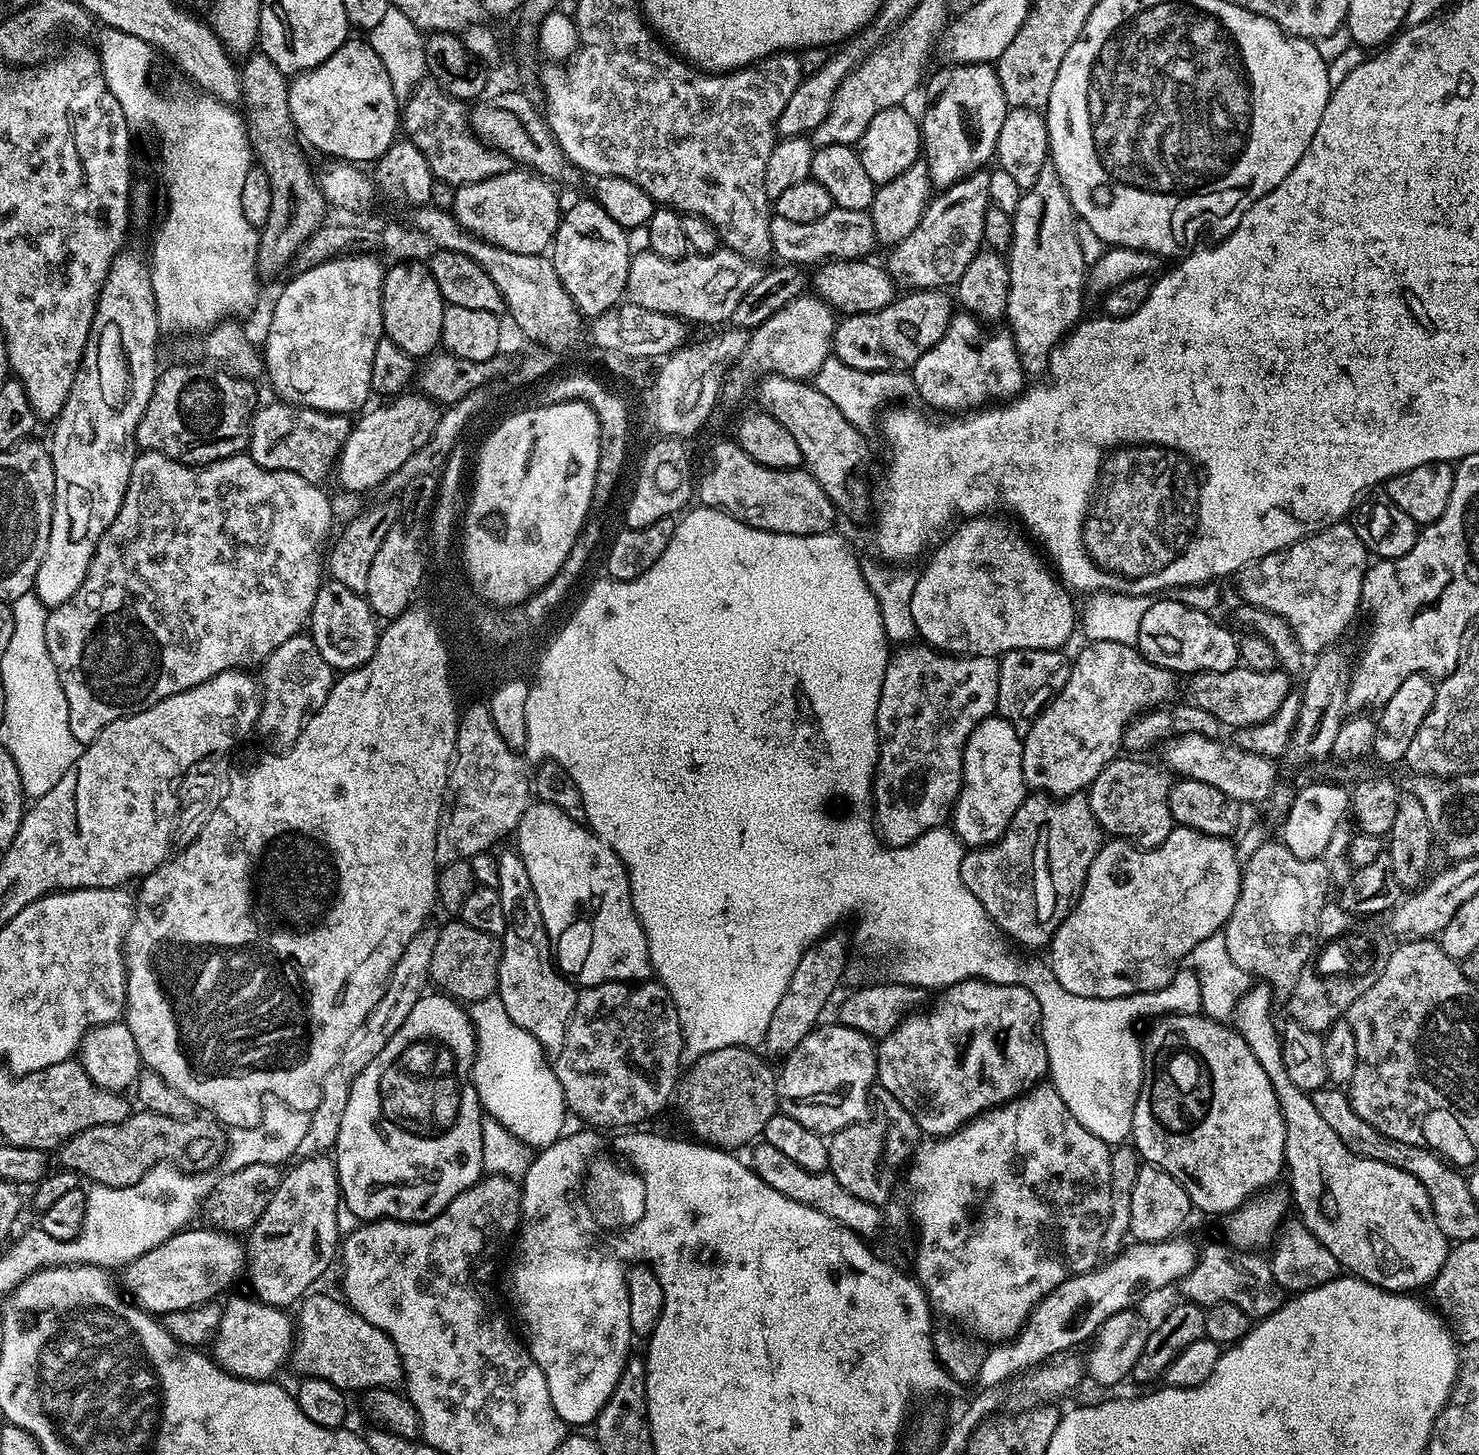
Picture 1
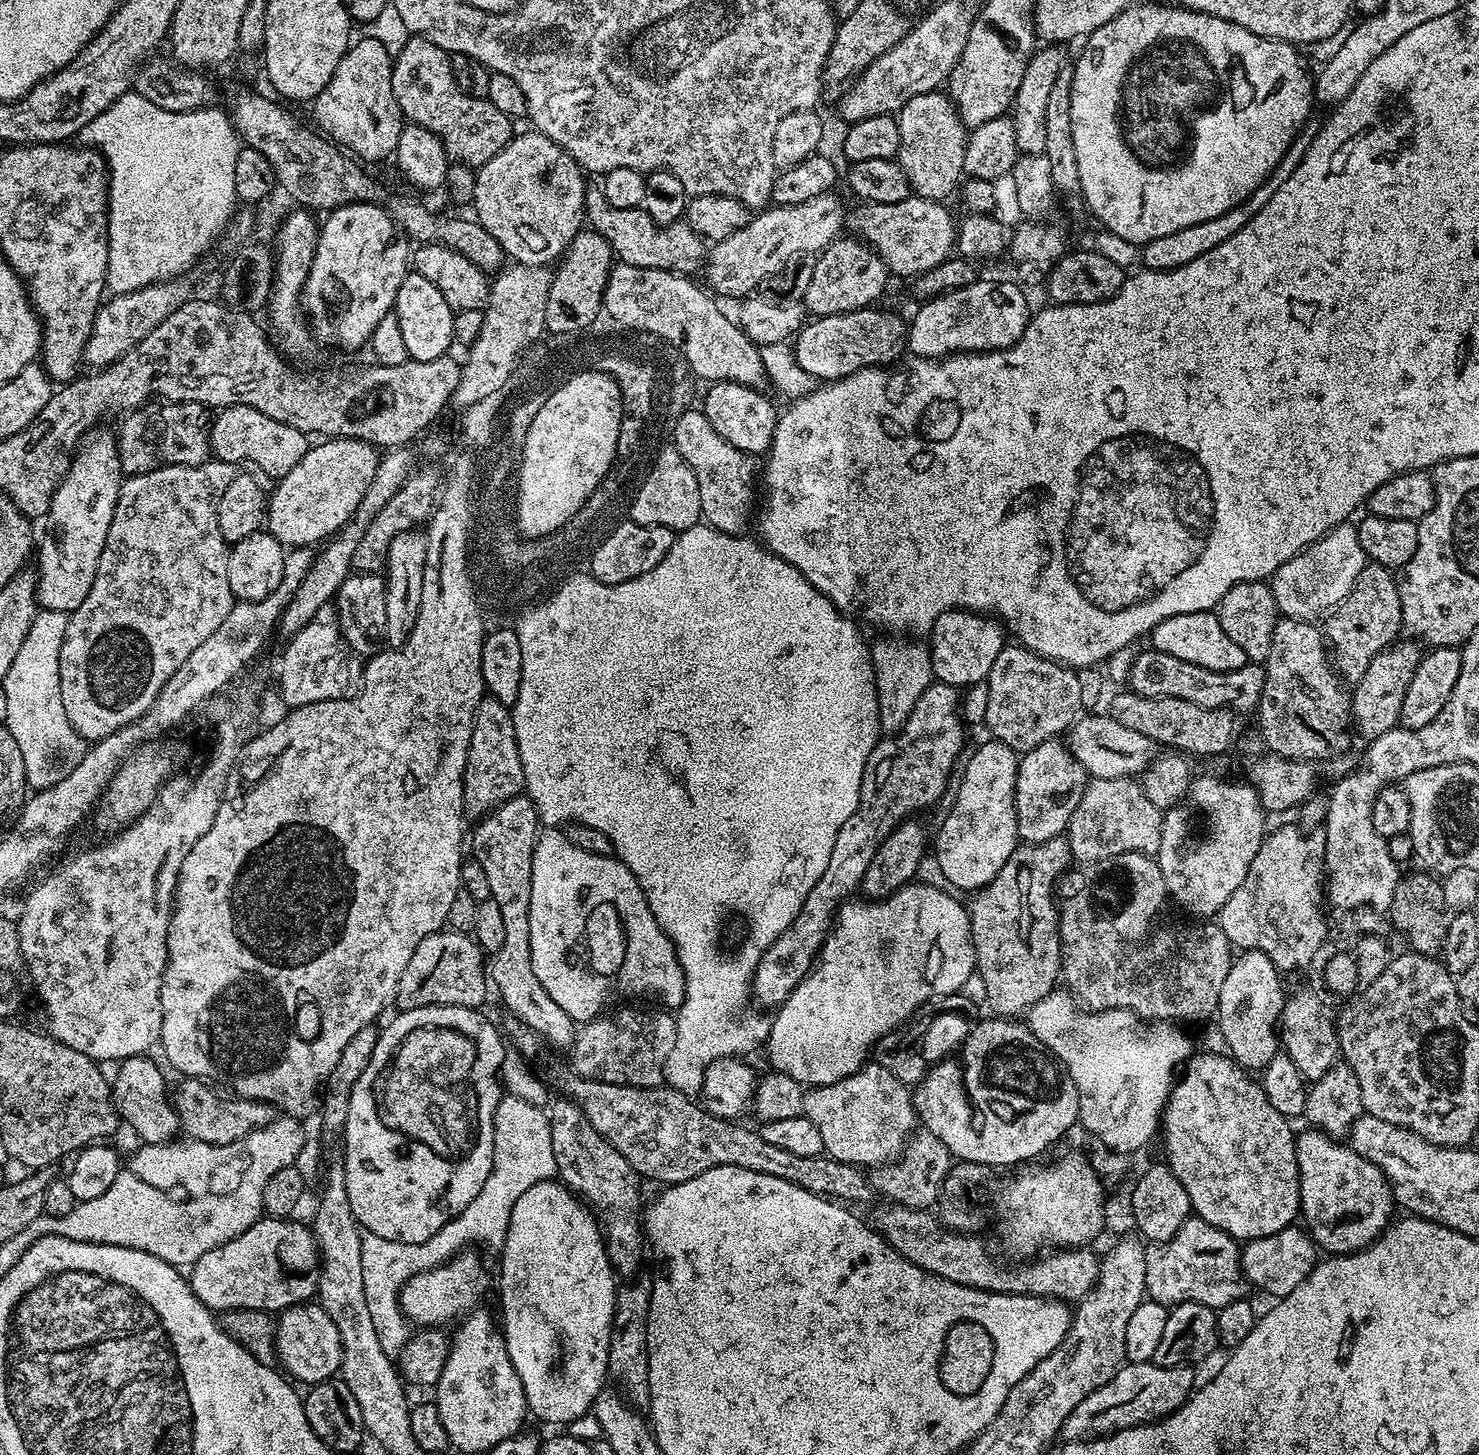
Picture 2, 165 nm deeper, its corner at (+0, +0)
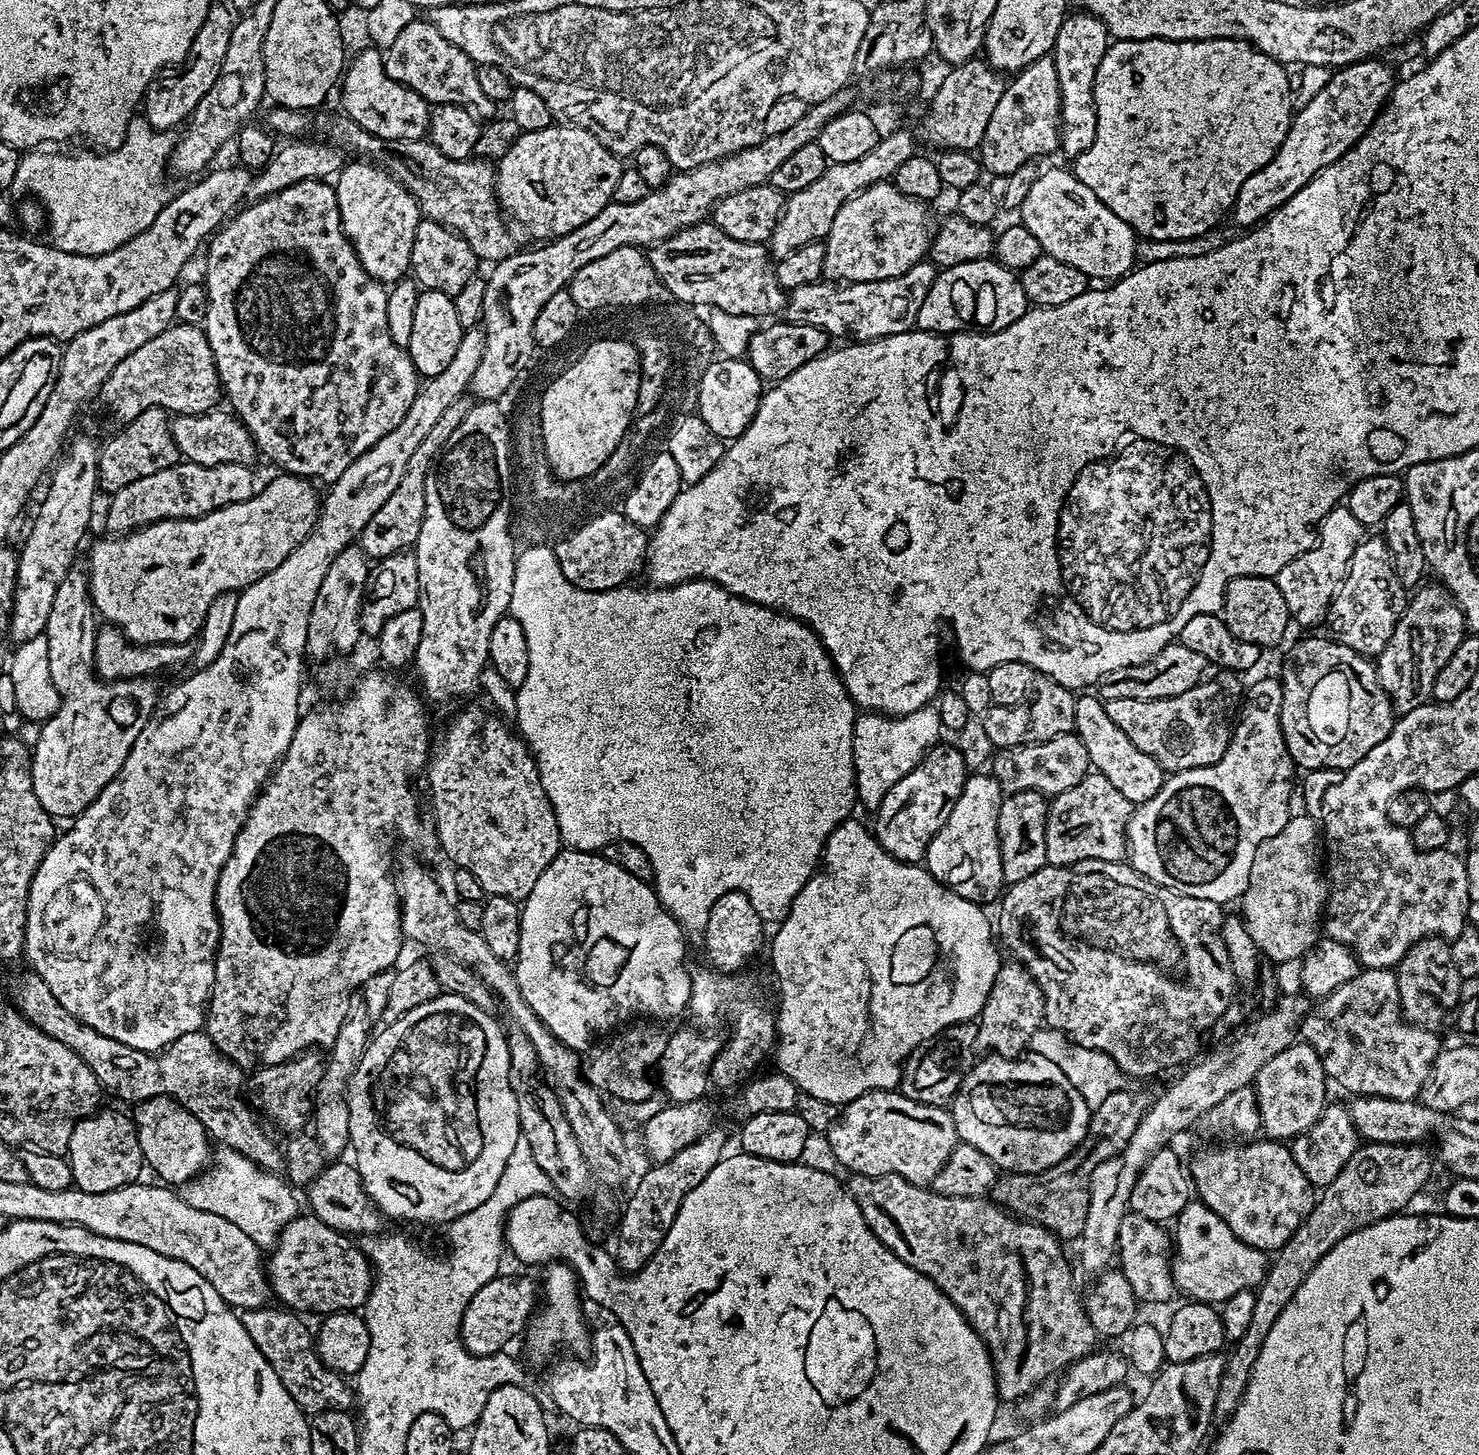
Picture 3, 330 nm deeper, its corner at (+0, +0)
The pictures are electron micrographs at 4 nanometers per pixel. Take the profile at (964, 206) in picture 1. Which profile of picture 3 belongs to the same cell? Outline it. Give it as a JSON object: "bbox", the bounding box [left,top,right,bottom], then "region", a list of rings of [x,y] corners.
{"bbox":[978,55,1060,176],"region":[[[1051,55],[1030,62],[1021,72],[1007,81],[990,122],[986,122],[986,134],[978,149],[978,159],[985,173],[1007,176],[1018,166],[1039,161],[1039,156],[1056,152],[1060,146],[1060,91],[1058,70],[1054,68]]]}

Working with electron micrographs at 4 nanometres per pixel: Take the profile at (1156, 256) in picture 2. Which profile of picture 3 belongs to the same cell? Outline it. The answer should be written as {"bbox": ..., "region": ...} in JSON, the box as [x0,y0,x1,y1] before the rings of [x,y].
{"bbox":[1230,58,1397,230],"region":[[[1369,58],[1335,69],[1330,82],[1326,82],[1326,86],[1322,86],[1310,102],[1299,105],[1274,158],[1270,158],[1262,170],[1250,174],[1250,178],[1242,182],[1242,190],[1238,190],[1230,220],[1240,230],[1251,230],[1263,224],[1271,212],[1277,212],[1287,200],[1294,198],[1294,194],[1298,194],[1312,176],[1338,162],[1342,154],[1350,151],[1363,138],[1396,87],[1397,77],[1392,76],[1393,65],[1388,64],[1383,64],[1380,58]]]}

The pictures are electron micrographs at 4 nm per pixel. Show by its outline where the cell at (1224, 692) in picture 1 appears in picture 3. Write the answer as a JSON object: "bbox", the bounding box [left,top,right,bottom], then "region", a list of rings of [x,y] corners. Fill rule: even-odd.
{"bbox":[1098,642,1210,700],"region":[[[1173,642],[1165,646],[1154,658],[1142,662],[1138,666],[1122,666],[1109,672],[1098,684],[1098,695],[1101,700],[1114,698],[1138,698],[1139,700],[1161,700],[1174,698],[1178,694],[1186,694],[1200,681],[1205,679],[1204,672],[1210,668],[1210,662],[1202,654],[1194,654],[1190,646]],[[1100,688],[1100,689],[1099,689]]]}

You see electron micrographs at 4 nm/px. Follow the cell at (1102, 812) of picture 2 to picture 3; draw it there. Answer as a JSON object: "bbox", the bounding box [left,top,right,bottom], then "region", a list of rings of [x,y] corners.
{"bbox":[1046,770,1134,868],"region":[[[1095,770],[1089,771],[1070,790],[1051,797],[1046,818],[1046,858],[1048,864],[1066,868],[1083,860],[1123,861],[1129,855],[1128,823],[1134,805]]]}

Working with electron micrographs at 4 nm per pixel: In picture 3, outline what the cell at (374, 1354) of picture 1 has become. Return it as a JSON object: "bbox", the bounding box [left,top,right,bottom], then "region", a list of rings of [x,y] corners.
{"bbox":[460,1276,538,1356],"region":[[[496,1276],[466,1306],[460,1323],[460,1341],[464,1348],[475,1356],[495,1356],[503,1353],[512,1339],[519,1337],[532,1319],[532,1313],[538,1304],[538,1288],[524,1276]]]}

